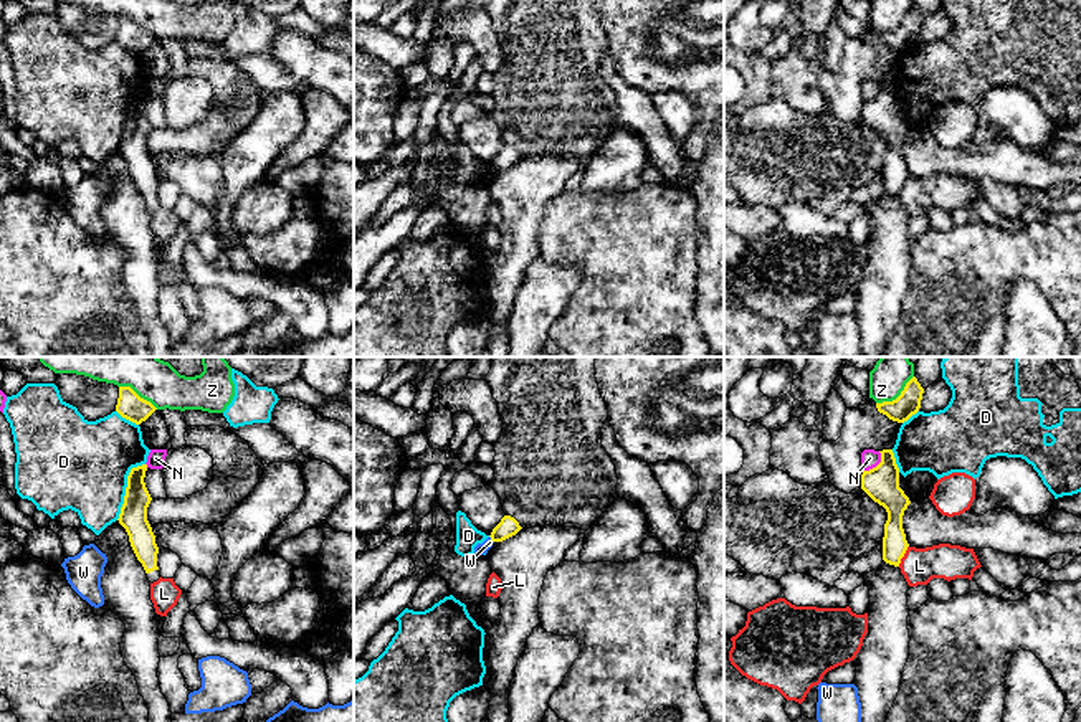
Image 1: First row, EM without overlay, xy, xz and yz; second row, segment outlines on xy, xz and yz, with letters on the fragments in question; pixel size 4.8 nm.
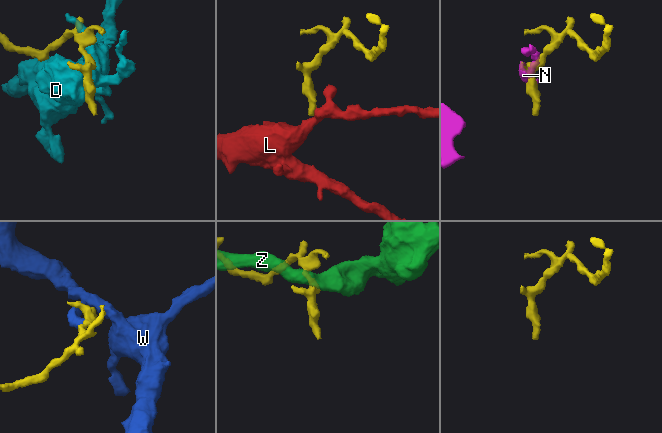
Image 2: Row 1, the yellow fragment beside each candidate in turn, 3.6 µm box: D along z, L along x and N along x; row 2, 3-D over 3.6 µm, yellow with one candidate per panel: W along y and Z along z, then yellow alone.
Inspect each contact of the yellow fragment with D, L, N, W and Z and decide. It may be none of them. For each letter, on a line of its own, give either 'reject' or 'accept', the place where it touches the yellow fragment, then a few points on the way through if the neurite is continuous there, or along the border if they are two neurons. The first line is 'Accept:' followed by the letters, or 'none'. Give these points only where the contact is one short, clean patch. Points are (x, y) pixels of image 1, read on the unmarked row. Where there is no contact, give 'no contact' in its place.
Accept: none
D: reject; contact xy (126, 118)
L: reject; contact yz (903, 185); border yz (908, 175), (898, 195)
N: reject; contact yz (878, 94)
W: reject; contact xz (491, 169); border xz (490, 166), (493, 172)
Z: reject; contact yz (898, 27); border yz (913, 5), (895, 28), (876, 33)

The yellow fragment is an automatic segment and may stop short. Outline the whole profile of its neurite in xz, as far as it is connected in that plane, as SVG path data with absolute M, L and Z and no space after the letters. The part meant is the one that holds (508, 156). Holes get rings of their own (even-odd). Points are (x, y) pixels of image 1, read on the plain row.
M504 145L501 152L493 159L489 167L493 172L502 172L516 165L521 159L522 157L519 155L519 152L514 147Z

